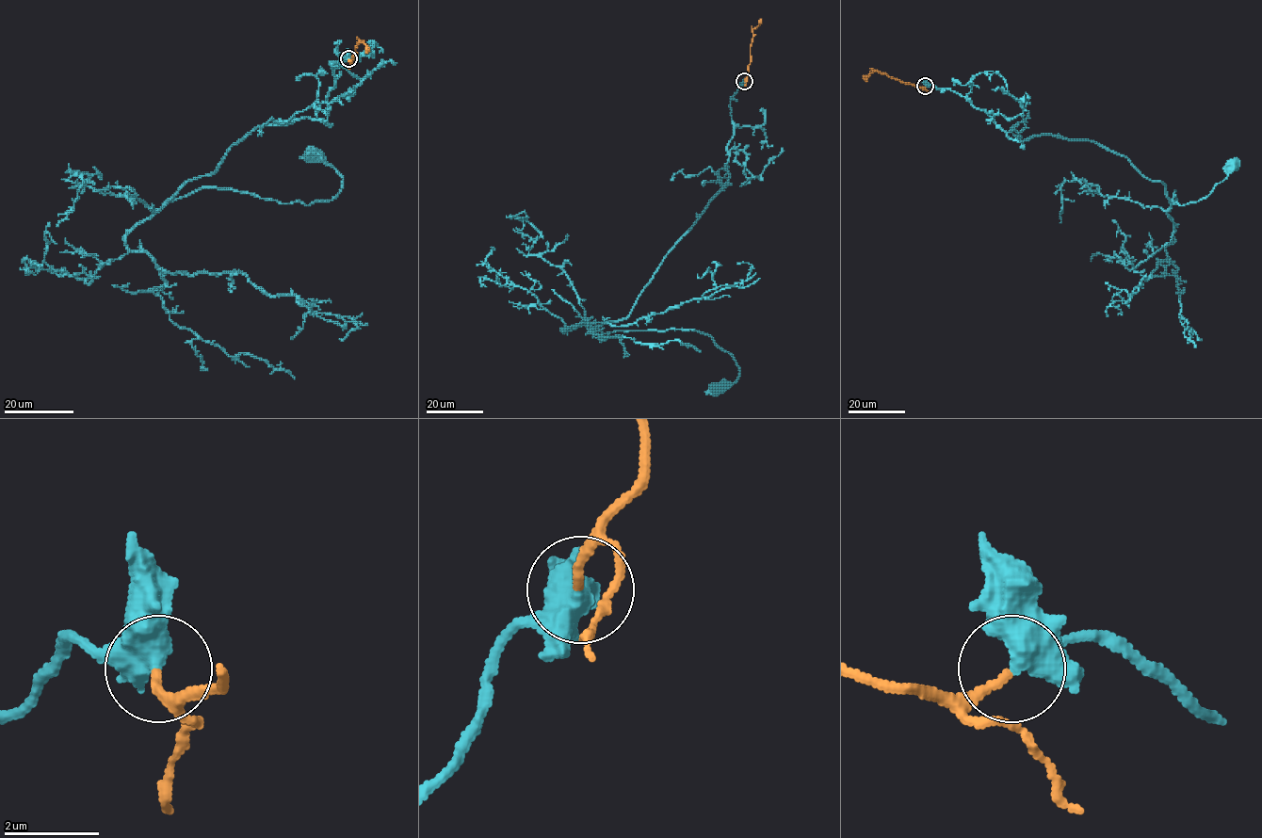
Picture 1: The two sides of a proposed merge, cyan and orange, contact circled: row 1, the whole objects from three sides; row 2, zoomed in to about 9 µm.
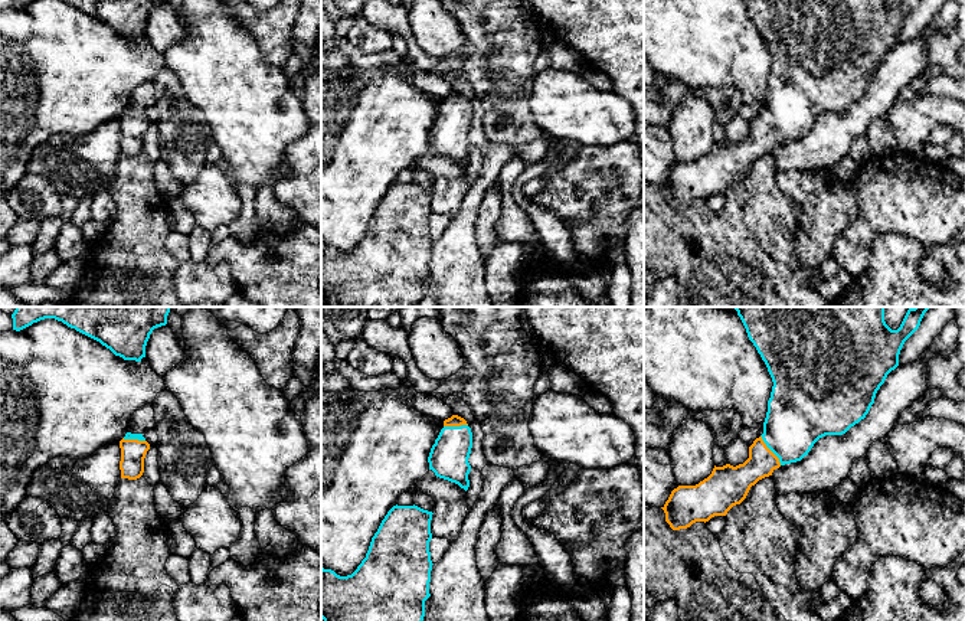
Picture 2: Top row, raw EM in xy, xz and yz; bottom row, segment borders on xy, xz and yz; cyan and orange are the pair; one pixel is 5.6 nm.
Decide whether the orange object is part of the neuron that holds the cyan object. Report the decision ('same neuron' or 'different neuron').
same neuron

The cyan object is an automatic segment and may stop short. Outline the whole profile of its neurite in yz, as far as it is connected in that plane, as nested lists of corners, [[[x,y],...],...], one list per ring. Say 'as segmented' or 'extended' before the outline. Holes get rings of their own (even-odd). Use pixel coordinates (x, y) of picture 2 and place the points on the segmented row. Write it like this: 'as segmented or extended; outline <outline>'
extended; outline [[[732,307],[732,308],[737,311],[737,316],[740,317],[746,329],[749,340],[753,343],[762,360],[765,362],[773,382],[771,398],[768,401],[768,412],[763,422],[763,434],[759,438],[756,438],[753,444],[749,447],[749,458],[743,464],[739,464],[736,467],[730,464],[726,464],[723,467],[714,465],[712,474],[699,484],[678,486],[671,491],[668,500],[661,509],[665,513],[665,522],[670,524],[673,530],[687,529],[696,522],[706,523],[714,516],[726,516],[733,506],[740,504],[746,499],[750,487],[755,486],[759,480],[772,475],[772,473],[781,465],[801,461],[805,455],[808,455],[808,452],[820,438],[825,435],[843,435],[851,426],[864,419],[871,405],[874,403],[876,393],[884,383],[887,375],[899,366],[899,354],[905,341],[919,329],[925,313],[930,307],[910,307],[897,330],[892,330],[886,324],[884,307]]]

